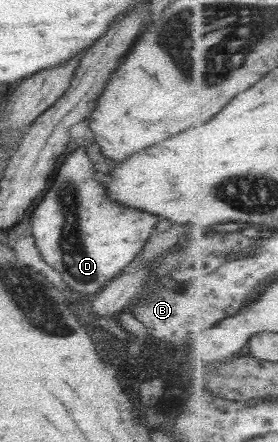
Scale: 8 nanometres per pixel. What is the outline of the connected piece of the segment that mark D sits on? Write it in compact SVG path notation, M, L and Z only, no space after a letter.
M84 147L76 148L64 159L58 167L50 189L34 207L29 217L31 236L34 246L38 247L40 257L48 267L60 274L63 283L76 293L94 293L102 289L114 276L120 274L133 257L144 247L144 243L154 233L156 217L144 211L136 211L124 205L114 203L104 191L102 183L94 179L96 170L87 156Z

